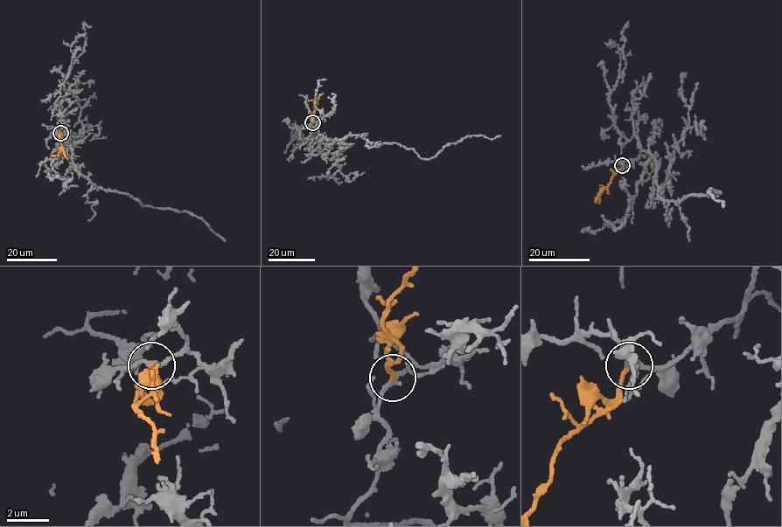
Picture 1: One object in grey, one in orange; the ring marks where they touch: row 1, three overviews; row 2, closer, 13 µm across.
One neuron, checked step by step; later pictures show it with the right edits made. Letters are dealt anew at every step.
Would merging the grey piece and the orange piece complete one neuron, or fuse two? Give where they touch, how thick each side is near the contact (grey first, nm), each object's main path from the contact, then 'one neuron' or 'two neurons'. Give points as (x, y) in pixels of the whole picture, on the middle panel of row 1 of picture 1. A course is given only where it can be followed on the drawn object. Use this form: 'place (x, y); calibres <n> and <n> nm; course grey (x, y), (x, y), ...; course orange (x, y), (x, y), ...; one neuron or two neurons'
place (312, 122); calibres 160 and 170 nm; course grey (312, 122), (307, 138), (326, 145), (359, 135), (370, 142), (398, 143), (429, 159), (467, 135), (501, 135); course orange (312, 122), (311, 117), (317, 97), (324, 93); one neuron

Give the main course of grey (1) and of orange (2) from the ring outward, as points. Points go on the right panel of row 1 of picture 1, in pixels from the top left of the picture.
1: (622, 165), (645, 150), (655, 159), (659, 197), (676, 201), (721, 192), (710, 188), (723, 206)
2: (622, 165), (597, 195), (596, 202)

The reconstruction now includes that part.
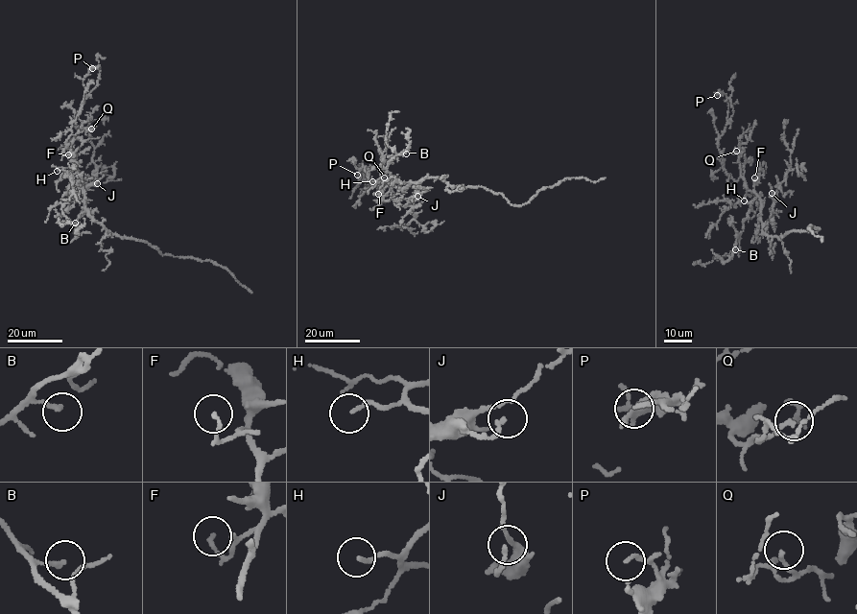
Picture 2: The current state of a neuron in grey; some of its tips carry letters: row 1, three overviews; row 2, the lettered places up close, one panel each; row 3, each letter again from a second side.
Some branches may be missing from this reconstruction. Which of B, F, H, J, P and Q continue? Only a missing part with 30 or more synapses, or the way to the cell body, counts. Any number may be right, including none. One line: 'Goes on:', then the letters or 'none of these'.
Goes on: none of these

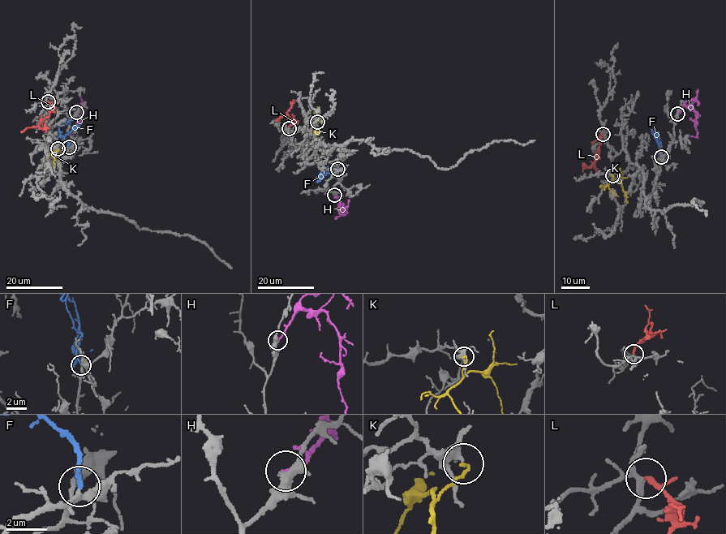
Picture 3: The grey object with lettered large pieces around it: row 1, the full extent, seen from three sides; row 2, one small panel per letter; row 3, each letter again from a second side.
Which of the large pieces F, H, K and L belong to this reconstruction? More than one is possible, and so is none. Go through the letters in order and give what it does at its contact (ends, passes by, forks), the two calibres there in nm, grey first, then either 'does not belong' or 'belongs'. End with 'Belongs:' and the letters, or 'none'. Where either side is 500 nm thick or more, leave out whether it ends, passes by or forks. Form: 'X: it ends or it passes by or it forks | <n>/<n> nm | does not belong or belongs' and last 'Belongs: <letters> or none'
F: it ends | 100/180 nm | belongs
H: it ends | 440/190 nm | does not belong
K: it ends | 240/130 nm | does not belong
L: it ends | 180/190 nm | belongs
Belongs: F, L

